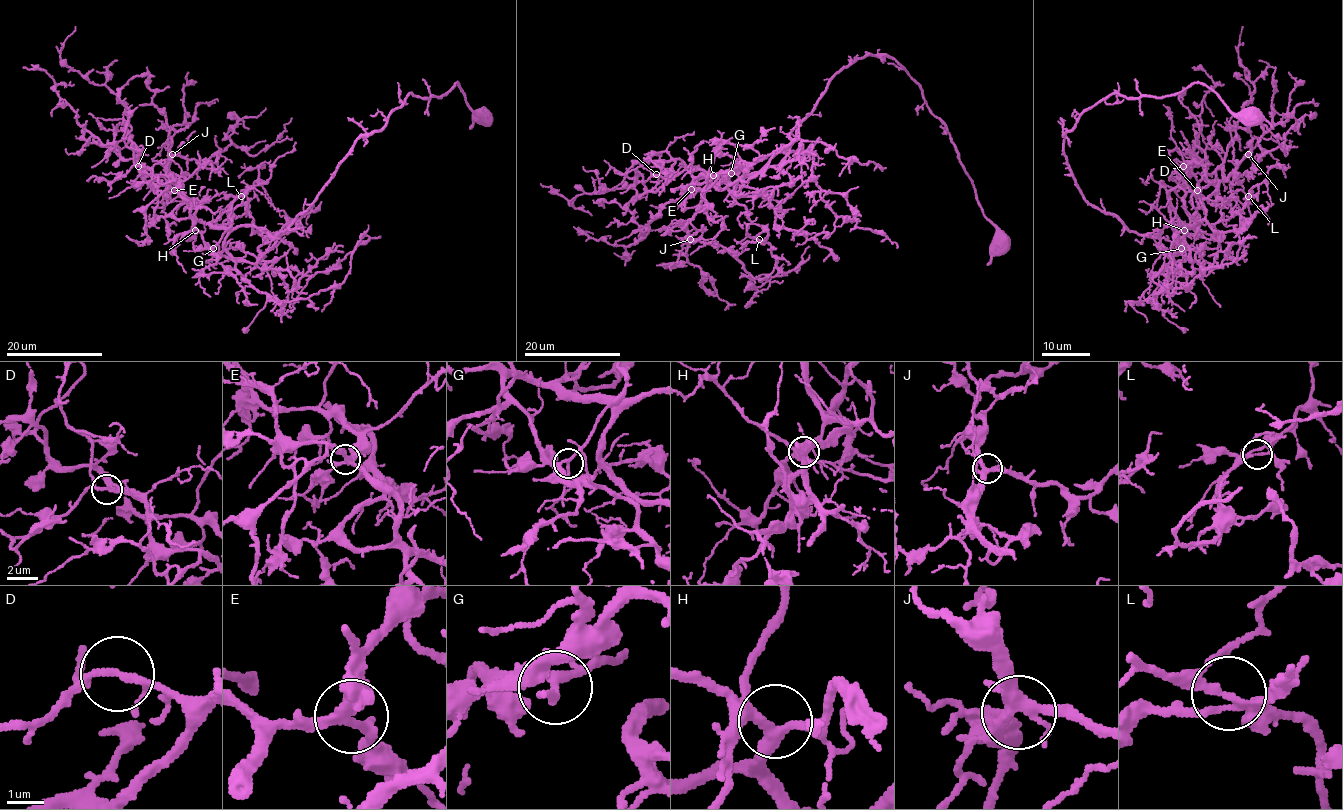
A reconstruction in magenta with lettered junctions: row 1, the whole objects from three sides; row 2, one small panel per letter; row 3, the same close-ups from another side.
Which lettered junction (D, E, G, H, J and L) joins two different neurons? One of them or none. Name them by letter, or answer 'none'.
none

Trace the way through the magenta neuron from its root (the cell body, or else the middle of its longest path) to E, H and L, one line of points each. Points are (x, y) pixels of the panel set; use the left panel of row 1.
E: (483, 116), (456, 83), (442, 96), (411, 93), (273, 236), (199, 222), (174, 190)
H: (483, 116), (456, 83), (442, 96), (411, 93), (381, 129), (357, 140), (279, 234), (198, 220), (195, 230)
L: (483, 116), (456, 83), (442, 96), (411, 93), (273, 236), (211, 223), (230, 220), (229, 205), (241, 196)

